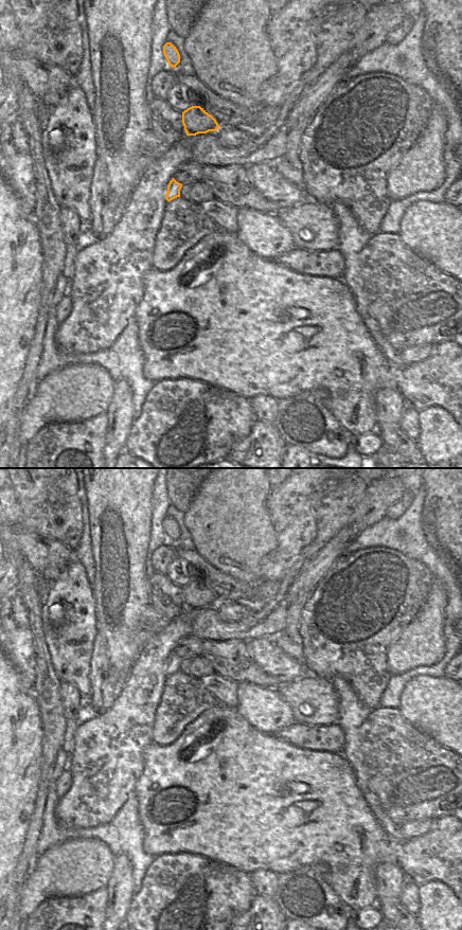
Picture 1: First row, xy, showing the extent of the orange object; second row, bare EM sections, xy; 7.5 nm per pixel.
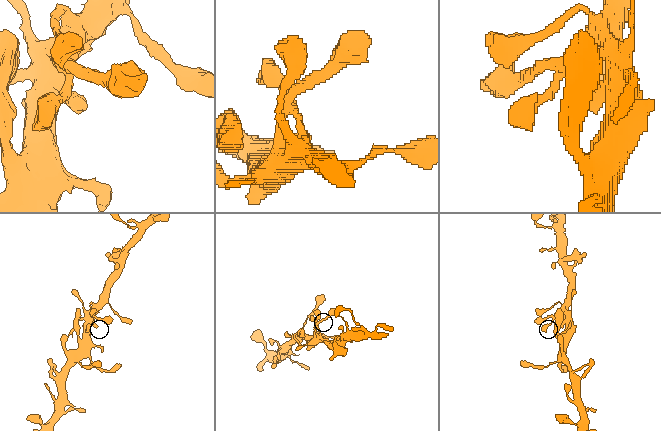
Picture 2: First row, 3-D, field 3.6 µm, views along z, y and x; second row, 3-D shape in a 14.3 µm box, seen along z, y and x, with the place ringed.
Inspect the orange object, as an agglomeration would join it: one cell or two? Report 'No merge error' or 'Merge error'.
No merge error.

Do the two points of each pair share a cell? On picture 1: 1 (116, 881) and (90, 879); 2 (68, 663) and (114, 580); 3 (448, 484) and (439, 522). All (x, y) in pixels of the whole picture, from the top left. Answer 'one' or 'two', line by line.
1: two
2: two
3: one

